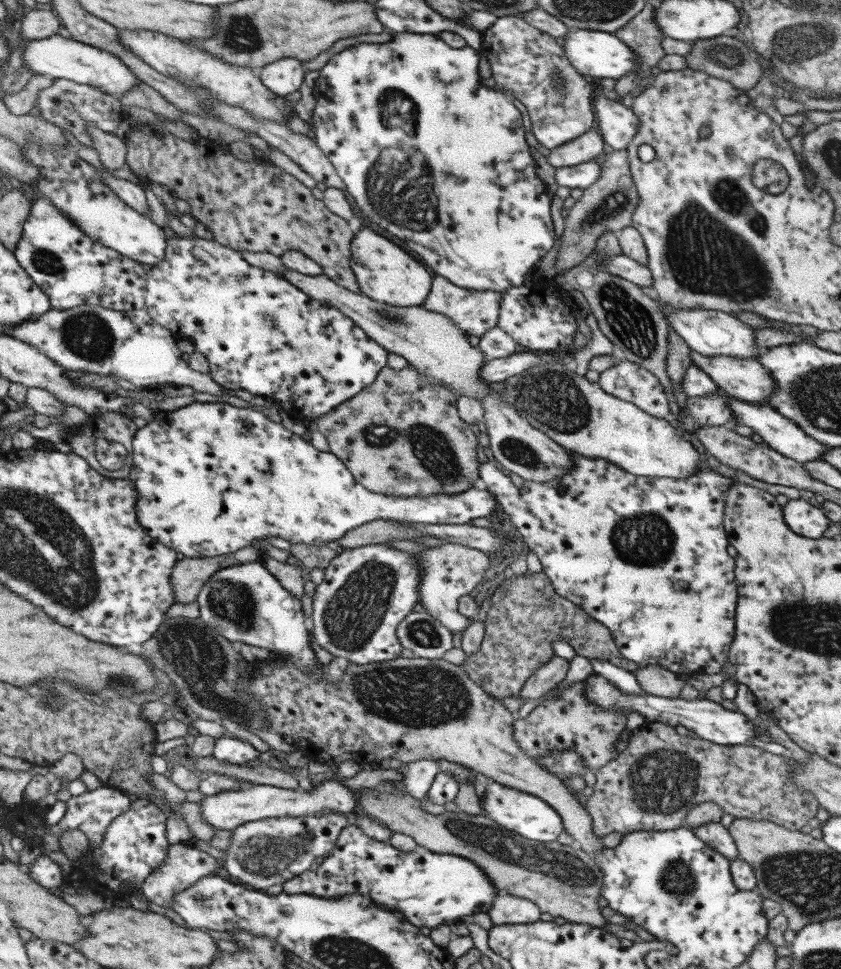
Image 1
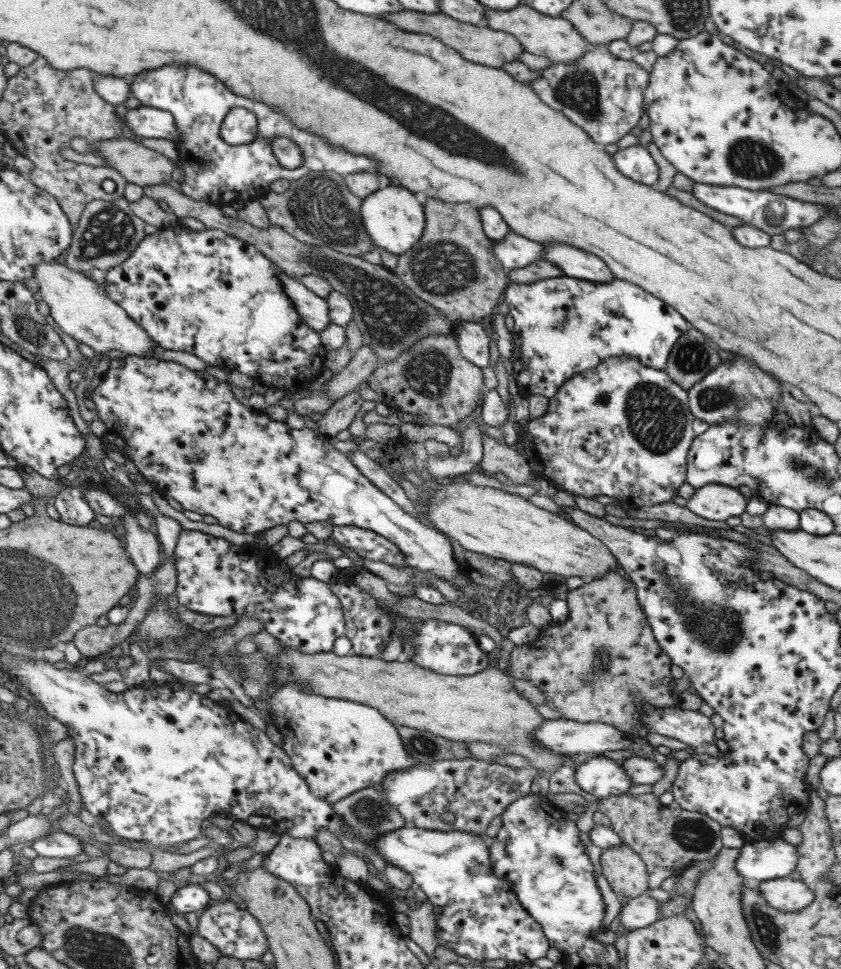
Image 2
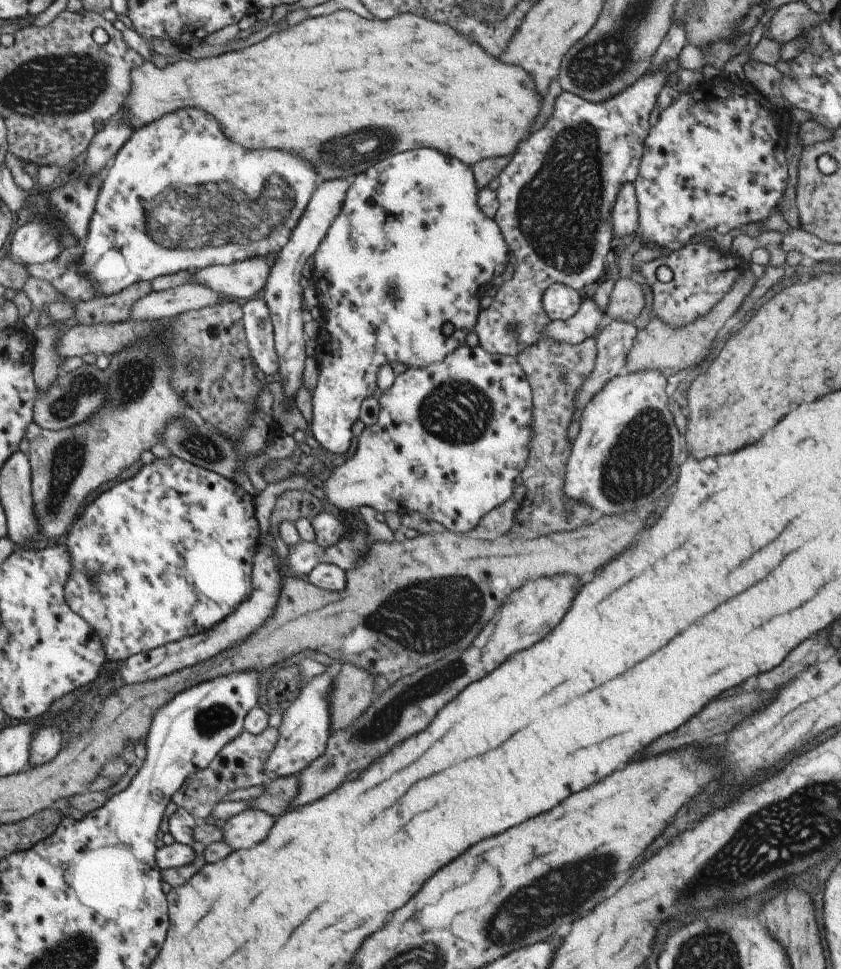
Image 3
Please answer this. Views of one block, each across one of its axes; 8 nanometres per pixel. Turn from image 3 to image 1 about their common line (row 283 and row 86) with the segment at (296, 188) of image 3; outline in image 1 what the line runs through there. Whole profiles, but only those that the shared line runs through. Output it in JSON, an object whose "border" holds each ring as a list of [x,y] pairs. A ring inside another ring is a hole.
{"border":[[[63,31],[50,38],[28,41],[24,48],[23,60],[24,66],[28,66],[36,75],[46,75],[54,80],[65,79],[100,88],[102,92],[116,98],[122,98],[122,94],[143,84],[143,81],[138,79],[118,56],[80,41],[74,41]]]}

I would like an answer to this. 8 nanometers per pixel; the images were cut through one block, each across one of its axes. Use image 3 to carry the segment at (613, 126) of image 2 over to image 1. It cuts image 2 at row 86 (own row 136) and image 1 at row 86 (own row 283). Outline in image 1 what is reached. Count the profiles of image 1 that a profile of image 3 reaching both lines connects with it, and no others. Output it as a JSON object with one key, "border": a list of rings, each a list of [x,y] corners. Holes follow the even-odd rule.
{"border":[[[505,16],[497,17],[482,38],[482,51],[492,69],[491,82],[524,105],[530,115],[531,131],[542,146],[554,149],[593,128],[596,92],[567,60],[565,50],[554,37],[520,17]],[[555,79],[561,79],[562,87],[554,87]]]}

